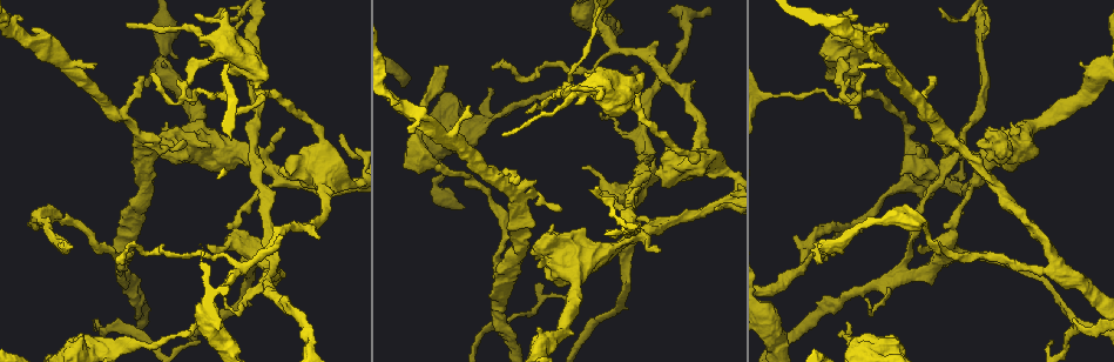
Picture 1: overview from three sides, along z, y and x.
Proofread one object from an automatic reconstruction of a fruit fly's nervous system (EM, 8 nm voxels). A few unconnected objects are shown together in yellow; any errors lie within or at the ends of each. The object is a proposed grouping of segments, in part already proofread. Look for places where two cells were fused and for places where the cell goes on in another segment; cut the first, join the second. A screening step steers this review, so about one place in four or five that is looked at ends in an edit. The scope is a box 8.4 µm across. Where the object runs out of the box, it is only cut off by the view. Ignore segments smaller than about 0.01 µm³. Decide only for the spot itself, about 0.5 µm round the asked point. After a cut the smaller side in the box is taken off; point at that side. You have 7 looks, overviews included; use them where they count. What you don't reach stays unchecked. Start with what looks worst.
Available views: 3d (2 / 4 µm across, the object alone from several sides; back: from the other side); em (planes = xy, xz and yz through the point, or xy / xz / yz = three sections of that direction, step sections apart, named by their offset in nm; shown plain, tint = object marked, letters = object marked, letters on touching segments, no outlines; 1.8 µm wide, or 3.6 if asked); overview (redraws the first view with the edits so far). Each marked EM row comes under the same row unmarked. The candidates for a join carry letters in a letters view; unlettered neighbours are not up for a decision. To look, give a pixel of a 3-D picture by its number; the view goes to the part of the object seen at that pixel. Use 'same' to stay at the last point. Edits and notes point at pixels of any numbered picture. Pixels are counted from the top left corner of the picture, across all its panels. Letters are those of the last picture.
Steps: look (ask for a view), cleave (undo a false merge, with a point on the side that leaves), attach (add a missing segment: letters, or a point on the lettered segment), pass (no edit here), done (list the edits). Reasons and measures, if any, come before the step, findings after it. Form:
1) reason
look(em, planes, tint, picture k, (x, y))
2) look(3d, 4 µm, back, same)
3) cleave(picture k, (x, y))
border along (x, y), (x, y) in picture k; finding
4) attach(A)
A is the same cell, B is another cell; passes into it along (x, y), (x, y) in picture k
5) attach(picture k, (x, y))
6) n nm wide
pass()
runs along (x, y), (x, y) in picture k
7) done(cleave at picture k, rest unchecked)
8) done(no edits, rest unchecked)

an open end
look(3d, 2 µm, picture 1, (845, 323))

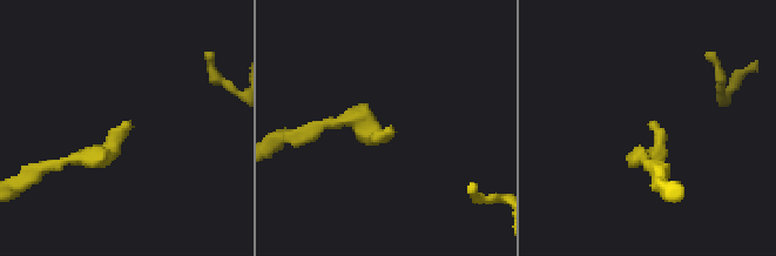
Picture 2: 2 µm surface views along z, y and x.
now the EM
look(em, planes, letters, picture 2, (649, 122))

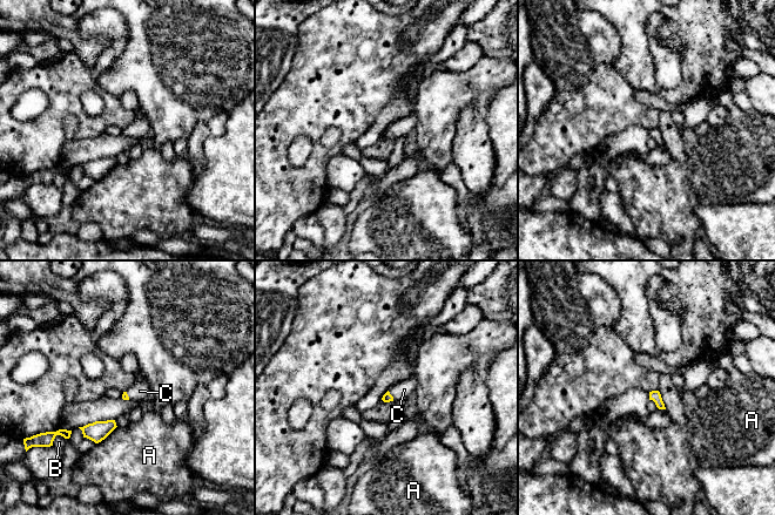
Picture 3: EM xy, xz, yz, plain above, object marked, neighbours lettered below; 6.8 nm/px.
attach(C)
C is the same cell, A and B are other cells; passes into it along (386, 398), (391, 395), (404, 390) in picture 3; the cell continues

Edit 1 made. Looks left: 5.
free end
look(em, planes, letters, picture 1, (535, 180))

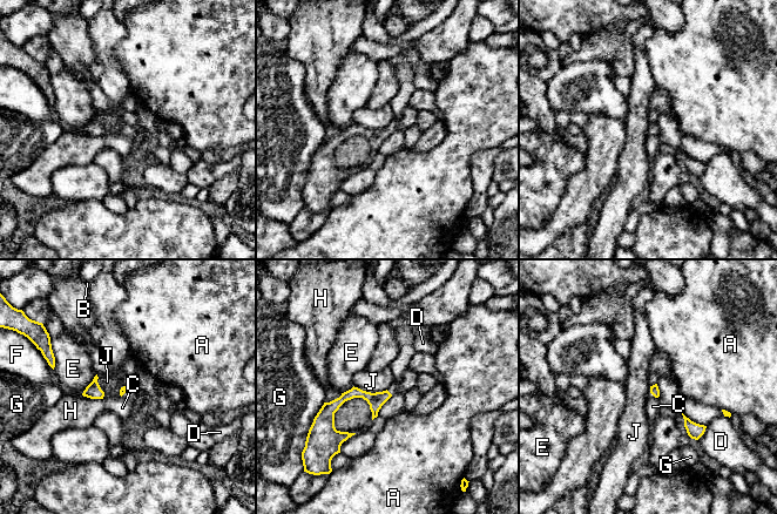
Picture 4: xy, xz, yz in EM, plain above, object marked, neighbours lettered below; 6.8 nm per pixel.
pass()
A, B, C, D, E, F, G, H and J are other cells; runs along (386, 394), (349, 394), (322, 416) in picture 4; no lettered segment goes on from it

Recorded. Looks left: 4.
branch stops here
look(em, yz, step 8, letters, picture 1, (20, 19))

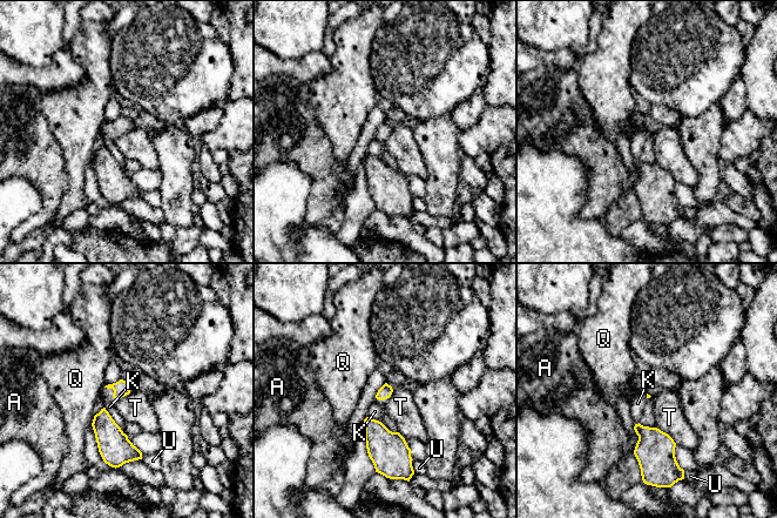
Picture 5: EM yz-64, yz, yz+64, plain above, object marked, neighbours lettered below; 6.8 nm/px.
another direction
look(em, planes, letters, same)

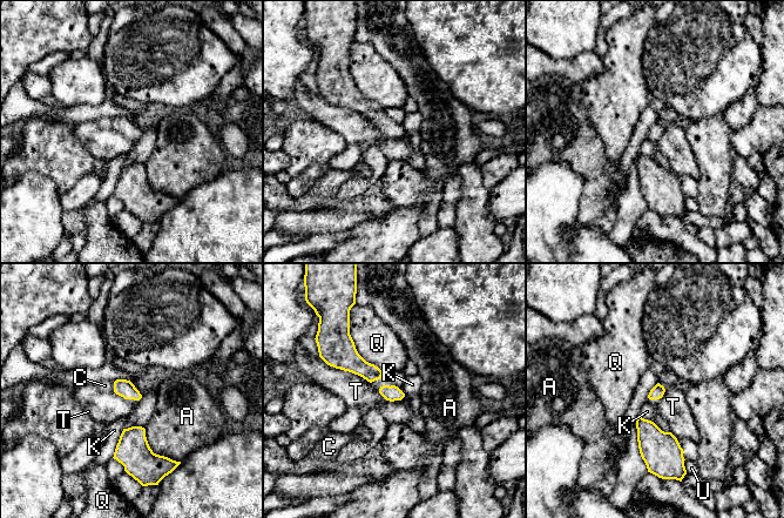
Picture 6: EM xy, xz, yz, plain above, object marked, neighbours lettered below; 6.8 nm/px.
pass()
A, C, K, Q, T and U are other cells; border along (322, 358), (370, 383) in picture 6; none of them fits

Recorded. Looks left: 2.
done(attach at picture 3, rest unchecked)

